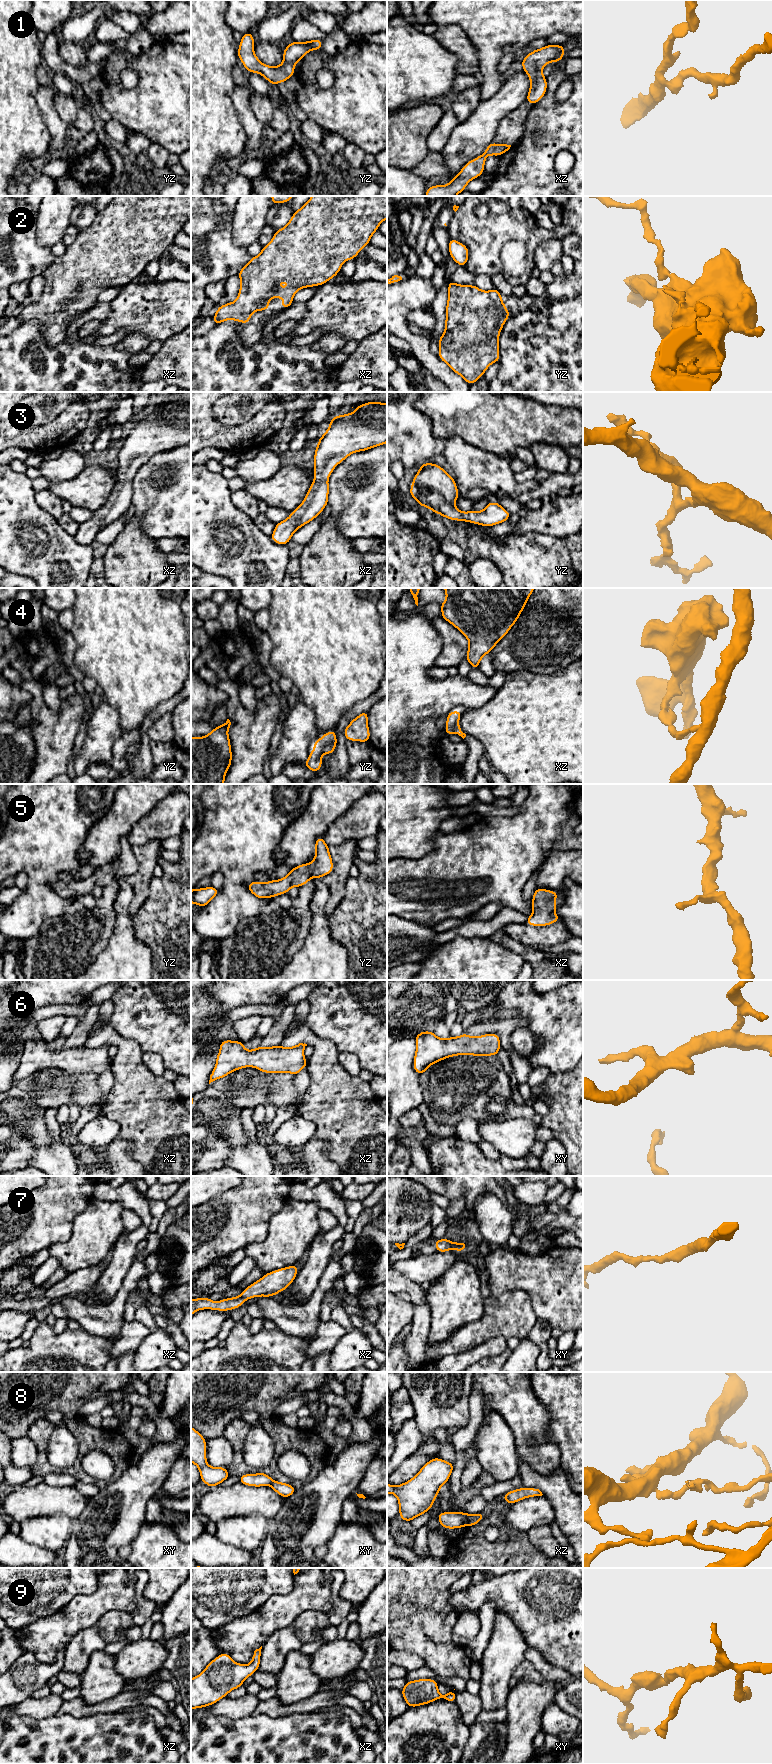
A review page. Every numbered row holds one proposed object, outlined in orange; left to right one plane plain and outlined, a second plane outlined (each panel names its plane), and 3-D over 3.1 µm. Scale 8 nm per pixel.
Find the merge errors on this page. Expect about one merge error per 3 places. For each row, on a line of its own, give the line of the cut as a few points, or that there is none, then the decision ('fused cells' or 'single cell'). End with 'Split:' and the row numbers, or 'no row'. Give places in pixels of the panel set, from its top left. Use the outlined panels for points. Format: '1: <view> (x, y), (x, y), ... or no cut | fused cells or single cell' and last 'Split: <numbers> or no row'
1: no cut | single cell
2: no cut | single cell
3: no cut | single cell
4: yz (336, 742), (327, 745), (322, 752) | fused cells
5: no cut | single cell
6: no cut | single cell
7: no cut | single cell
8: xz (469, 1515), (466, 1524) | fused cells
9: no cut | single cell
Split: 4, 8

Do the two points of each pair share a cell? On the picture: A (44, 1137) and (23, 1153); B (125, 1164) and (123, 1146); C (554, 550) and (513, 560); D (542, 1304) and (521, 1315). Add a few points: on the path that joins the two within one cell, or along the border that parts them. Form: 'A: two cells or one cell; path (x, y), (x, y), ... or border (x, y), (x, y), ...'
A: two cells; border (16, 1128), (33, 1146), (34, 1155), (29, 1165)
B: one cell; path (123, 1160), (123, 1150)
C: one cell; path (544, 554), (538, 560), (523, 560)
D: two cells; border (519, 1289), (522, 1289), (527, 1294), (537, 1319)

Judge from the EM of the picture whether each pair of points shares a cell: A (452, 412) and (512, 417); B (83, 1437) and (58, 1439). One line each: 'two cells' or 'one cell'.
A: one cell
B: two cells

